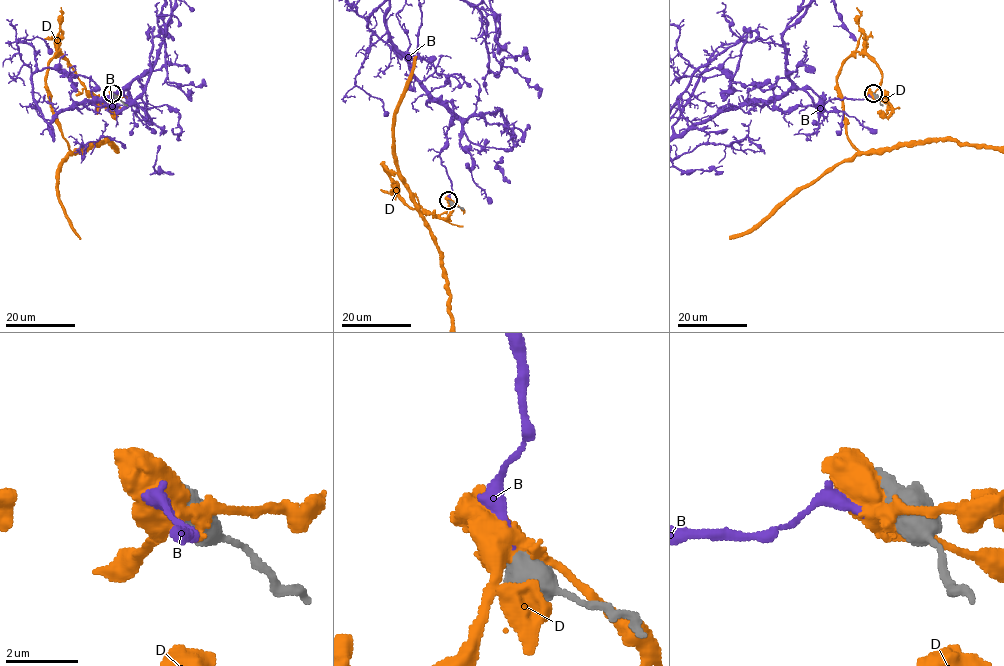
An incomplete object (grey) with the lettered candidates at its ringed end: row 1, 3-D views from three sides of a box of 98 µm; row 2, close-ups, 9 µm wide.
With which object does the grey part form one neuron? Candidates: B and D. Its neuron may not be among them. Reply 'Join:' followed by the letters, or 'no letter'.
Join: no letter

